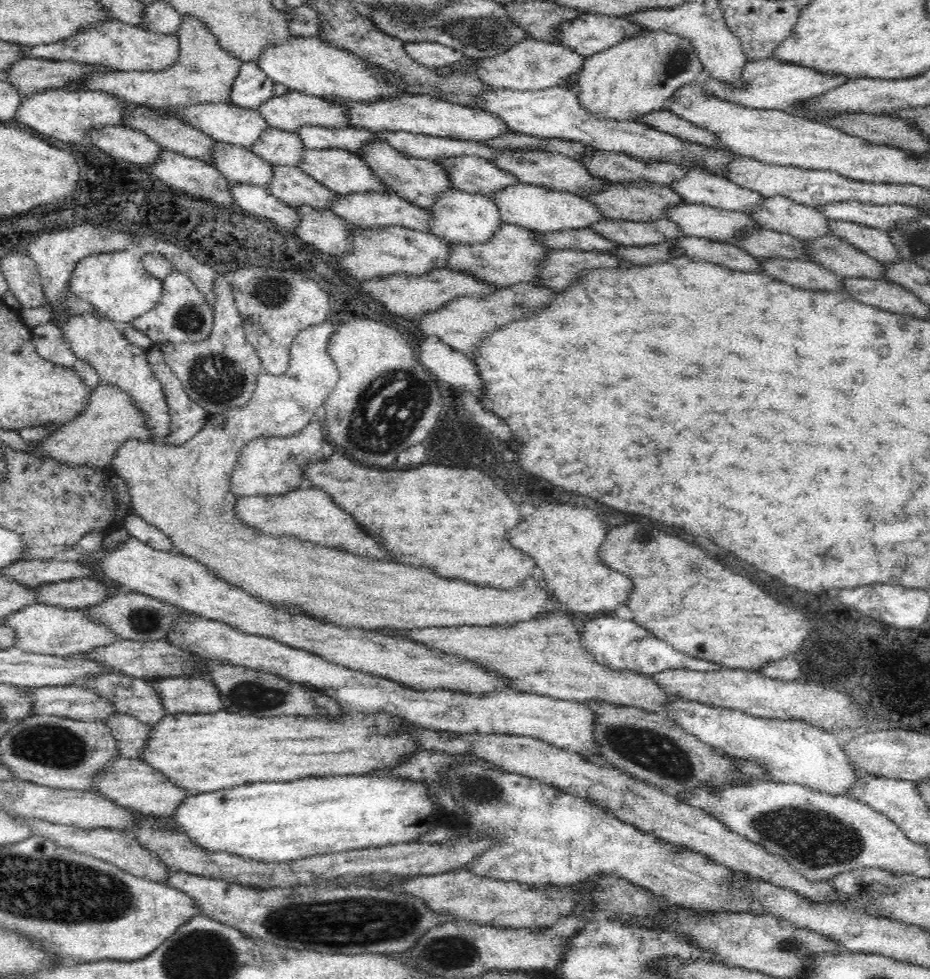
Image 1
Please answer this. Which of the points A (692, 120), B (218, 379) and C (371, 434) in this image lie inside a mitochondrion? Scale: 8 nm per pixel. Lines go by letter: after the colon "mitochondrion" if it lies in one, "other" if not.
A: other
B: mitochondrion
C: mitochondrion

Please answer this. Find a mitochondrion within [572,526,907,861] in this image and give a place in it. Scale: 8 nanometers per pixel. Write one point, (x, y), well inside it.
(656, 752)

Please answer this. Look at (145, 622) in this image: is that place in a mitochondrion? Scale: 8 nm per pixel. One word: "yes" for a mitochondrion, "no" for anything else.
yes

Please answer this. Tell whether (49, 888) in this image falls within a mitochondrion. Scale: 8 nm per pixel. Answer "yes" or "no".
yes

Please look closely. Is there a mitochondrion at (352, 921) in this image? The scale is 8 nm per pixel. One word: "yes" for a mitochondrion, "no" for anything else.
yes

